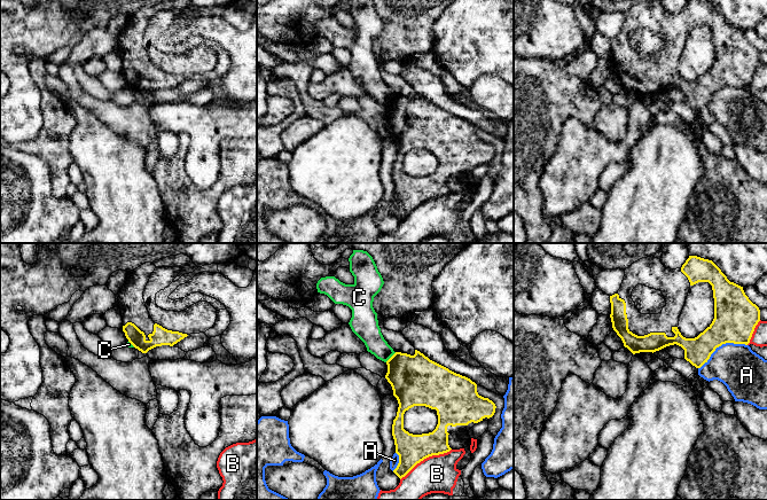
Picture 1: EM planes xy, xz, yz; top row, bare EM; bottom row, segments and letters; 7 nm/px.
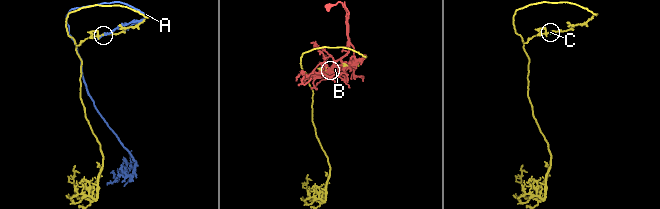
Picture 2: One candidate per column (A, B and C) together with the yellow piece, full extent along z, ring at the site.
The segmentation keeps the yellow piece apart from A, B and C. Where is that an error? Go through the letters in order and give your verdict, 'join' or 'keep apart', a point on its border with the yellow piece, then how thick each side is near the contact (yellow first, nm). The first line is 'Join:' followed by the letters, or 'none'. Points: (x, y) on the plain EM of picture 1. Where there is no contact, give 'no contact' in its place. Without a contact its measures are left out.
Join: none
A: keep apart; contact yz (721, 87); calibres 300 and 320 nm
B: keep apart; contact xz (425, 201); calibres 200 and 260 nm
C: keep apart; contact xz (391, 100); calibres 360 and 160 nm

